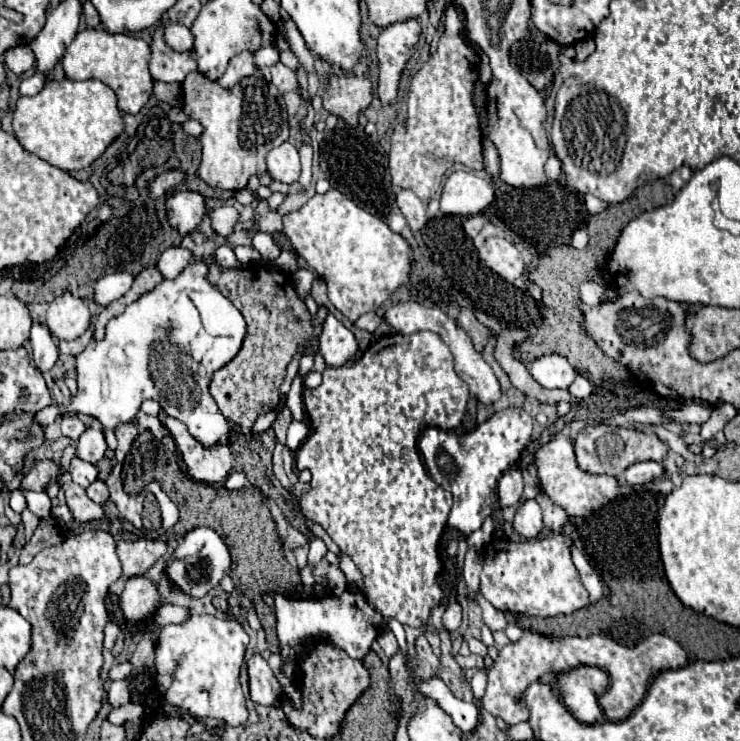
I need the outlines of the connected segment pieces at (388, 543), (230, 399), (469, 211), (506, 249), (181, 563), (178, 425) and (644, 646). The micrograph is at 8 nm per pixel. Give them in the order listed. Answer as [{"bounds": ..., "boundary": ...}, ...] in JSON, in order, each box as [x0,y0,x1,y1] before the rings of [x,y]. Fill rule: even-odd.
[{"bounds":[295,331,469,627],"boundary":[[[427,331],[413,333],[413,335],[401,335],[401,333],[385,335],[385,337],[377,339],[375,343],[371,343],[371,347],[363,353],[361,361],[355,367],[349,367],[349,369],[347,367],[325,367],[323,383],[317,389],[303,391],[305,412],[313,432],[296,451],[295,464],[298,470],[309,469],[313,477],[311,477],[311,489],[301,493],[301,499],[299,499],[301,511],[309,521],[319,523],[329,533],[329,537],[339,545],[339,549],[345,551],[351,557],[351,561],[357,565],[357,569],[363,575],[365,595],[371,601],[371,605],[377,611],[381,611],[383,615],[393,617],[399,623],[409,625],[409,627],[425,627],[433,607],[437,607],[443,597],[443,587],[439,583],[441,569],[443,569],[441,561],[439,561],[439,539],[447,526],[447,515],[451,509],[451,495],[447,491],[443,491],[435,481],[429,479],[415,441],[419,439],[419,433],[423,433],[423,429],[427,429],[427,427],[439,427],[439,429],[457,427],[463,419],[467,399],[469,399],[467,383],[455,373],[453,355],[449,353],[449,347],[441,341],[439,335],[427,333]]]},{"bounds":[209,265,311,437],"boundary":[[[211,265],[209,281],[243,313],[247,321],[247,337],[243,341],[243,347],[231,361],[231,365],[225,365],[223,369],[219,369],[219,373],[215,373],[211,381],[211,395],[215,397],[221,413],[239,427],[239,433],[243,433],[245,437],[253,437],[253,423],[257,421],[257,417],[273,411],[279,403],[279,385],[285,377],[285,369],[293,353],[311,337],[311,317],[305,303],[297,297],[287,273],[273,273],[263,265],[245,265],[235,269],[219,269],[217,265]]]},{"bounds":[441,171,495,215],"boundary":[[[469,171],[449,175],[441,193],[441,211],[445,215],[475,215],[489,207],[495,199],[495,189],[485,179]]]},{"bounds":[479,237,526,289],"boundary":[[[489,237],[485,245],[479,249],[481,263],[497,273],[499,277],[515,284],[515,287],[526,289],[525,285],[525,263],[521,253],[515,249],[513,243],[509,243],[503,237]]]},{"bounds":[163,527,229,599],"boundary":[[[197,527],[193,531],[189,531],[183,541],[179,543],[179,547],[173,551],[171,559],[167,561],[167,567],[163,571],[165,579],[169,581],[169,585],[177,591],[183,591],[189,597],[201,599],[205,597],[211,589],[215,589],[219,585],[219,581],[225,577],[225,573],[229,571],[229,549],[223,543],[223,539],[209,527]]]},{"bounds":[165,417,233,485],"boundary":[[[173,417],[165,419],[165,427],[175,439],[177,449],[183,455],[185,471],[191,479],[207,485],[217,485],[227,481],[227,475],[233,471],[233,457],[229,447],[219,445],[219,449],[201,449],[203,445],[199,445],[187,433],[185,425],[181,421],[175,421]]]},{"bounds":[481,631,687,723],"boundary":[[[523,631],[521,639],[515,643],[507,643],[495,665],[489,669],[487,691],[481,699],[483,709],[487,709],[493,717],[501,717],[507,723],[529,721],[529,707],[523,701],[523,693],[535,681],[539,681],[545,673],[551,671],[569,671],[573,665],[595,665],[609,673],[609,689],[601,697],[601,705],[607,720],[619,721],[627,717],[639,701],[647,693],[647,685],[651,677],[659,671],[679,669],[687,665],[685,649],[667,635],[653,633],[647,639],[639,641],[633,647],[625,647],[615,643],[607,635],[589,635],[589,637],[547,637],[535,631]],[[653,655],[653,657],[651,657]]]}]

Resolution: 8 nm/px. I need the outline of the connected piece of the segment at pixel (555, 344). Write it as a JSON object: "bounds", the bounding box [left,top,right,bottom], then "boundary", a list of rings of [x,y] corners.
{"bounds":[513,179,675,397],"boundary":[[[663,179],[651,181],[647,185],[637,187],[637,191],[633,193],[633,197],[629,197],[625,203],[617,203],[617,205],[609,205],[605,211],[595,215],[595,223],[591,221],[587,225],[589,231],[589,245],[583,251],[577,251],[573,247],[553,247],[547,249],[545,255],[539,257],[537,269],[529,271],[529,279],[539,285],[543,289],[543,305],[545,305],[545,315],[543,315],[543,323],[537,327],[537,333],[533,337],[527,337],[521,345],[517,345],[513,349],[513,355],[517,355],[519,361],[529,363],[535,357],[547,355],[547,353],[559,353],[563,357],[569,359],[569,363],[573,365],[573,369],[581,375],[585,375],[589,381],[597,381],[597,387],[607,387],[611,389],[615,395],[627,397],[631,395],[637,385],[633,381],[633,377],[627,373],[625,369],[625,377],[623,377],[623,365],[619,365],[615,359],[607,357],[597,345],[595,341],[581,329],[581,309],[579,309],[579,281],[591,279],[591,281],[599,281],[605,283],[605,261],[611,253],[611,245],[615,245],[615,237],[619,237],[619,229],[623,229],[623,225],[627,225],[627,221],[631,221],[631,217],[637,217],[643,209],[655,209],[659,205],[667,205],[667,201],[671,201],[671,197],[675,195],[673,187],[669,183],[665,183]]]}

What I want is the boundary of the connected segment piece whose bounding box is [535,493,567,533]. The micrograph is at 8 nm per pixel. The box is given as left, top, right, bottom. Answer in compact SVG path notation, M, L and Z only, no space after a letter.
M539 493L535 497L535 501L543 509L543 523L545 523L545 527L555 531L555 533L563 531L563 525L567 523L567 513L557 503L553 503L547 495L543 495L543 493Z

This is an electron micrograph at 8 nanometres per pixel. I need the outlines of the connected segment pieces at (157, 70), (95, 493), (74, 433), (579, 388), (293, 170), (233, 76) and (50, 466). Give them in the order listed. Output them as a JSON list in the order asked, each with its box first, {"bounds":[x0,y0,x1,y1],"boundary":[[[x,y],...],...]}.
[{"bounds":[149,27,195,83],"boundary":[[[159,27],[151,43],[149,71],[151,77],[157,81],[181,83],[191,71],[195,71],[195,61],[191,61],[191,53],[171,51],[163,41],[163,27]]]},{"bounds":[87,481,109,503],"boundary":[[[95,481],[87,487],[87,495],[97,501],[97,503],[107,503],[109,499],[109,491],[107,491],[107,485],[103,481]]]},{"bounds":[61,415,85,441],"boundary":[[[71,415],[71,417],[63,417],[61,419],[61,431],[63,431],[65,437],[77,441],[79,435],[85,431],[85,425],[83,425],[81,419],[77,419],[75,415]]]},{"bounds":[567,375,593,401],"boundary":[[[577,375],[577,377],[575,377],[575,381],[567,387],[567,391],[571,393],[571,397],[581,399],[581,401],[587,401],[587,399],[593,395],[591,383],[589,383],[585,377],[581,377],[581,375]]]},{"bounds":[267,141,301,185],"boundary":[[[285,141],[283,145],[269,151],[267,173],[271,175],[273,181],[281,181],[281,183],[287,183],[287,185],[291,185],[299,179],[299,173],[301,173],[299,153],[289,141]]]},{"bounds":[219,51,257,87],"boundary":[[[251,51],[237,53],[235,57],[231,57],[225,75],[219,79],[219,85],[231,87],[231,85],[235,85],[235,81],[241,81],[241,79],[247,77],[247,75],[253,75],[255,69],[257,69],[257,67],[255,67],[255,63],[253,63],[253,53],[251,53]]]},{"bounds":[21,459,59,491],"boundary":[[[43,459],[43,461],[37,461],[29,473],[25,473],[23,481],[21,481],[21,489],[27,489],[27,491],[45,491],[57,477],[57,471],[59,467],[49,461],[49,459]]]}]

